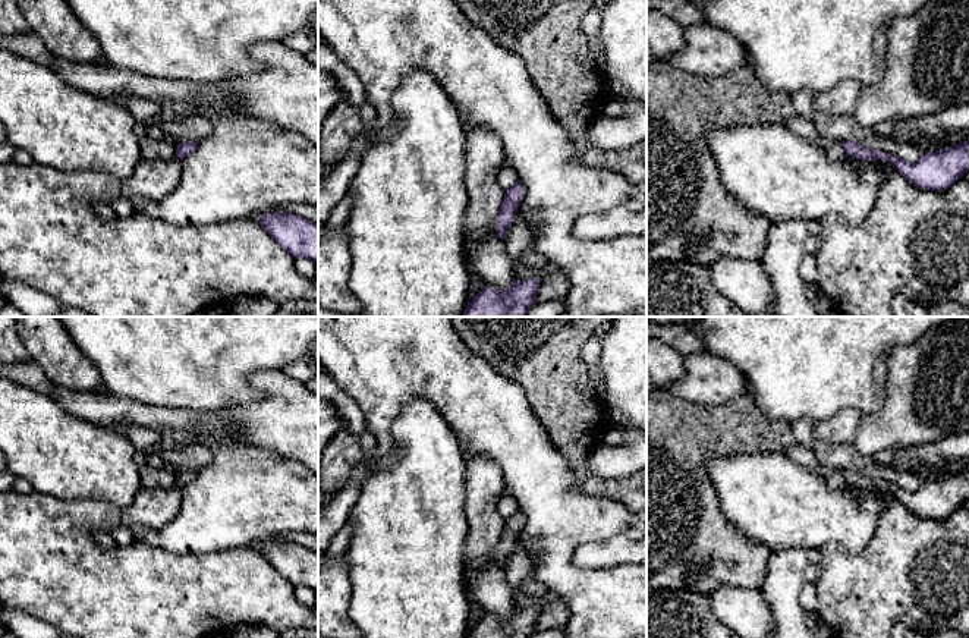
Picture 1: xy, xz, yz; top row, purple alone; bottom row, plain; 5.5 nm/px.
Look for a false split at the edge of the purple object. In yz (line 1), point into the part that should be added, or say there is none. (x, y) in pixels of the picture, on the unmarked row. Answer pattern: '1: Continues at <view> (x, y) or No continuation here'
1: No continuation here

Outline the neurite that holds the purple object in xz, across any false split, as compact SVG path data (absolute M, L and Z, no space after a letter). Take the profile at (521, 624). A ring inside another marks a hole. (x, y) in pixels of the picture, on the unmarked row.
M513 607L512 615L506 620L484 615L484 617L468 631L465 638L531 638L539 615L539 607Z

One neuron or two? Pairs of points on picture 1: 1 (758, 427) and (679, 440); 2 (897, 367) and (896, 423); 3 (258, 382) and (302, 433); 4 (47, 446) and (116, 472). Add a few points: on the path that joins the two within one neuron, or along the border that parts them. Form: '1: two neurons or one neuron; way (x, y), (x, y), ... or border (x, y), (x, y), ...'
1: one neuron; way (739, 428), (698, 430)
2: one neuron; way (897, 380), (897, 409)
3: one neuron; way (271, 392), (286, 406), (290, 420)
4: one neuron; way (65, 456), (98, 464)

